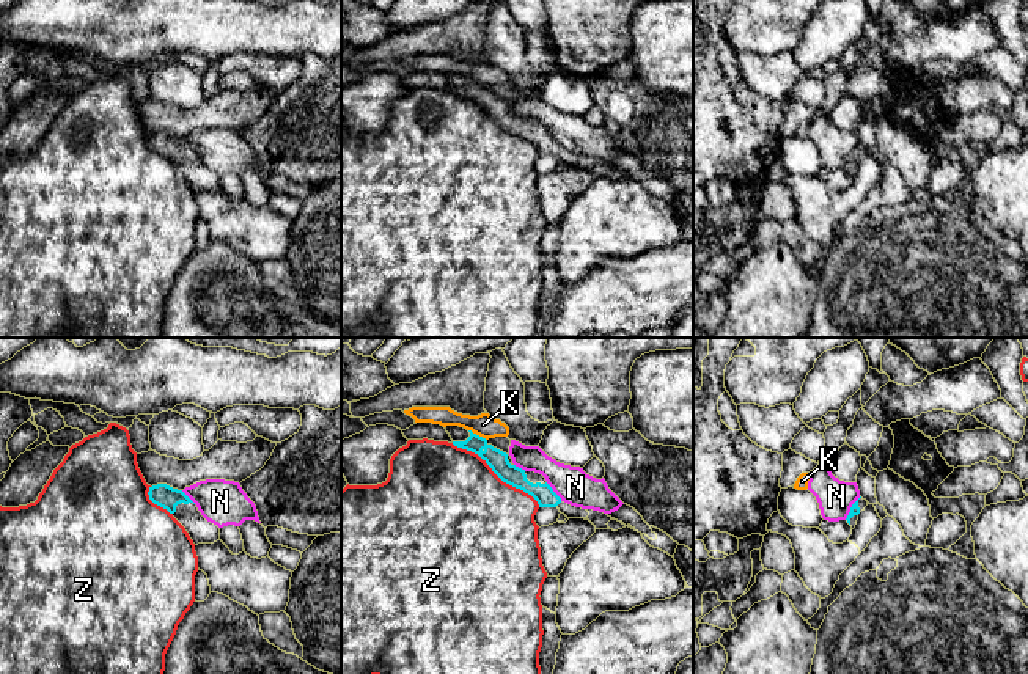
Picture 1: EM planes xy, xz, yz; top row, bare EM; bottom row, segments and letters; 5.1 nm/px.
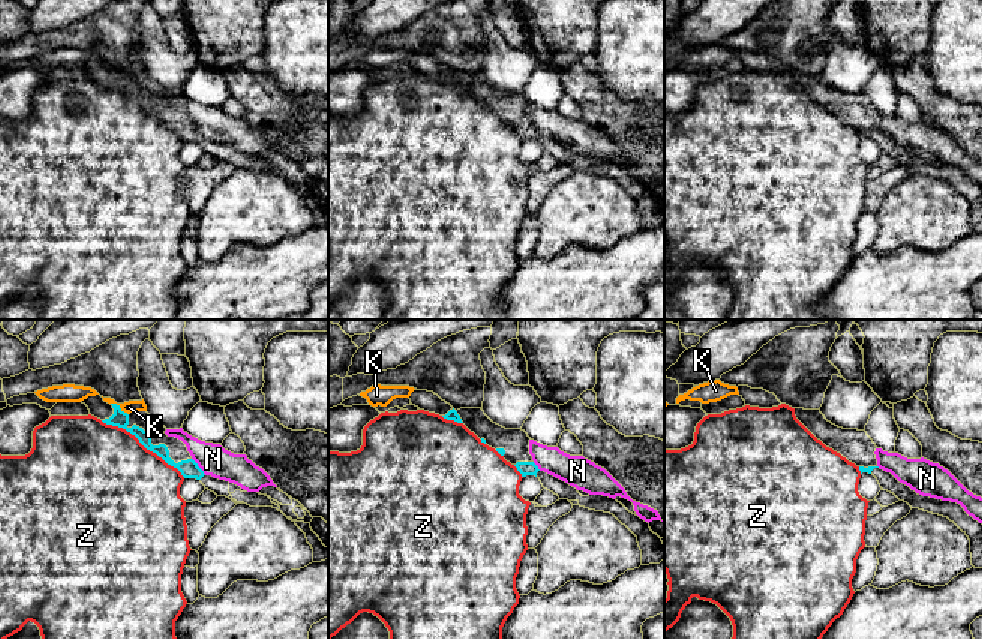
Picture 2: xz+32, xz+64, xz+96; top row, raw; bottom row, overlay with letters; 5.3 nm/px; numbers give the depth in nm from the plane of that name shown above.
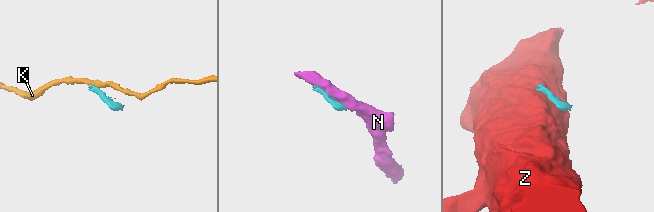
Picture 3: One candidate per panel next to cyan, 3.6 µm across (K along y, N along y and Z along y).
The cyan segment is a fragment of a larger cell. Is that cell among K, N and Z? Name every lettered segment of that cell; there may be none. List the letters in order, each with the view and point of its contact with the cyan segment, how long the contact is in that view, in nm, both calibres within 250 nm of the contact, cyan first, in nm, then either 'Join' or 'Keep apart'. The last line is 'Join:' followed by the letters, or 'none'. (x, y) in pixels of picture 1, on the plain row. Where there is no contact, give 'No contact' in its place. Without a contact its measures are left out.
K: Touches cyan at xz (478, 84). Shared border 110 nm. Thickness 100 nm (cyan) against 120 nm. Keep apart
N: Touches cyan at yz (851, 156). Shared border 150 nm. Thickness 50 nm (cyan) against 180 nm. Keep apart
Z: Touches cyan at xz (497, 123). Shared border 550 nm. Thickness 100 nm (cyan) against 500 nm. Keep apart
Join: none

